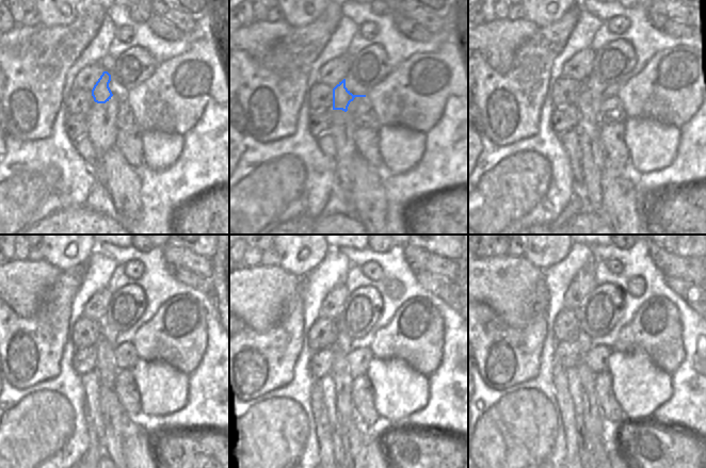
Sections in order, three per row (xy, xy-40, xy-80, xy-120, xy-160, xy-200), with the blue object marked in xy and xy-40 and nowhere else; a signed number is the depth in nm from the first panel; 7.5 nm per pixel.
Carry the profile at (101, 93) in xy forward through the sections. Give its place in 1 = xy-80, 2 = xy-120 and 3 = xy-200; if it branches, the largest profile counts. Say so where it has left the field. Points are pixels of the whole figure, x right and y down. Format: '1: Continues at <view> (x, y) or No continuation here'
1: Continues at xy-80 (582, 109)
2: Continues at xy-120 (106, 369)
3: Continues at xy-200 (595, 429)

